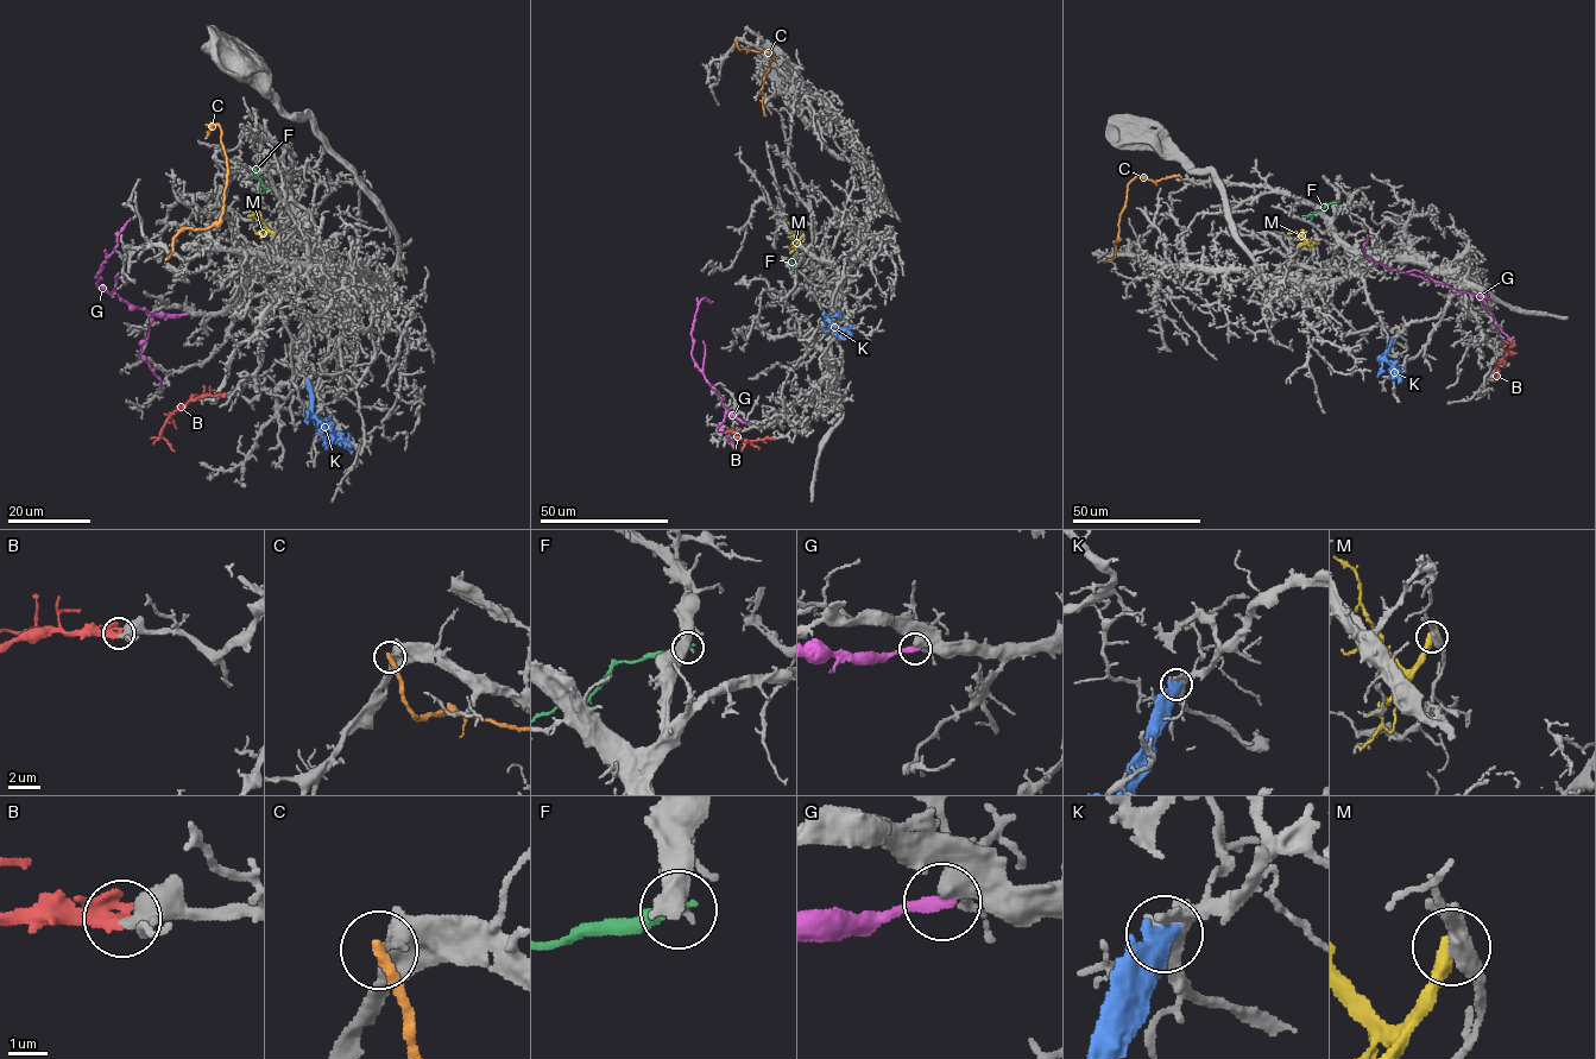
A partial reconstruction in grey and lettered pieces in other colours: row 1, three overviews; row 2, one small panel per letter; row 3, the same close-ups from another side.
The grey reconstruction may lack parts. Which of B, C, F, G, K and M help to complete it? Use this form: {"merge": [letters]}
{"merge": ["B"]}

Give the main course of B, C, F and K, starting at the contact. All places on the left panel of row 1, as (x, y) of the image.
B: (225, 396), (202, 395), (175, 410), (161, 435), (174, 452)
C: (165, 259), (182, 229), (219, 221), (227, 165), (220, 127), (214, 125), (208, 134), (212, 124), (214, 130)
F: (258, 164), (256, 172), (270, 188)
K: (307, 383), (311, 416), (320, 426), (333, 430), (326, 432), (329, 435), (342, 436)

